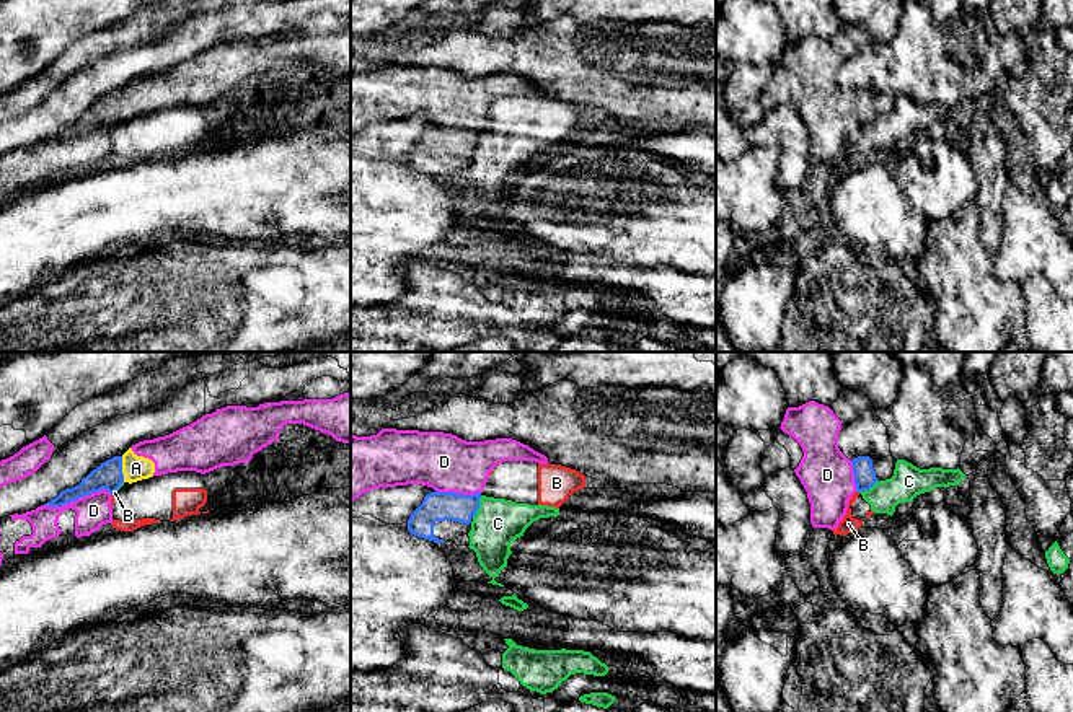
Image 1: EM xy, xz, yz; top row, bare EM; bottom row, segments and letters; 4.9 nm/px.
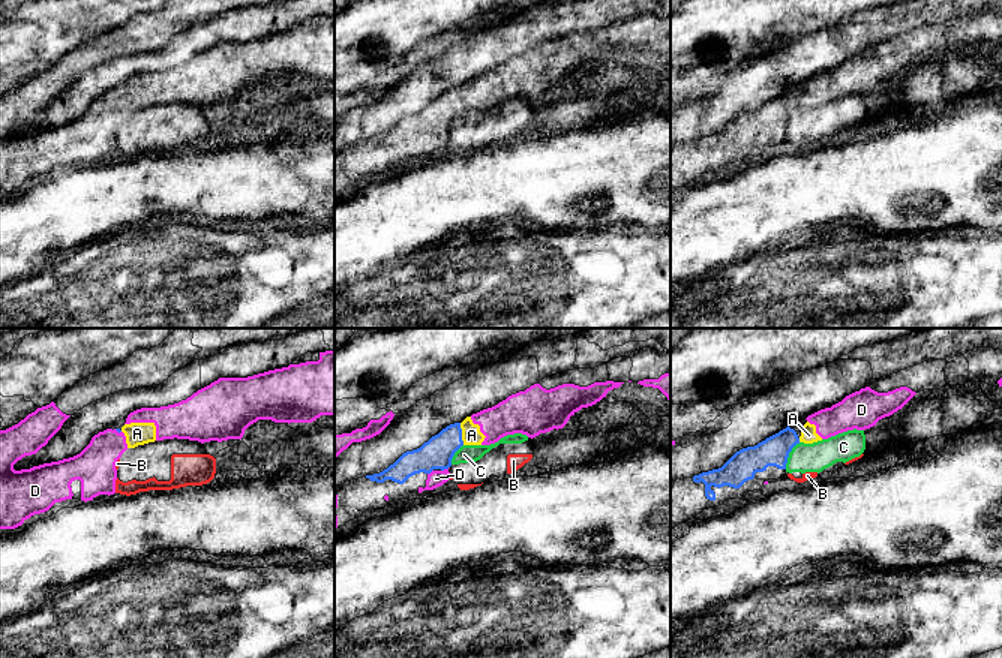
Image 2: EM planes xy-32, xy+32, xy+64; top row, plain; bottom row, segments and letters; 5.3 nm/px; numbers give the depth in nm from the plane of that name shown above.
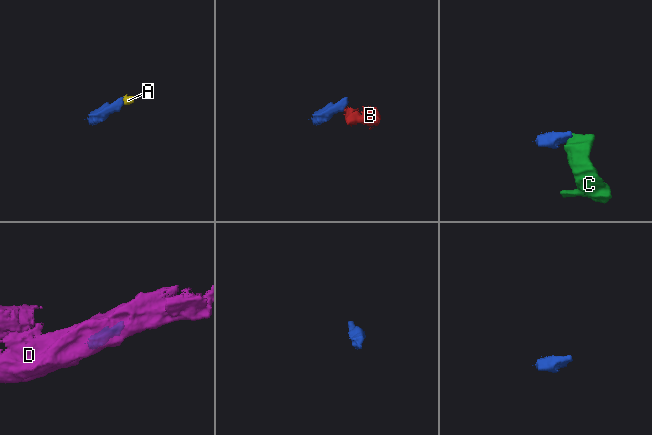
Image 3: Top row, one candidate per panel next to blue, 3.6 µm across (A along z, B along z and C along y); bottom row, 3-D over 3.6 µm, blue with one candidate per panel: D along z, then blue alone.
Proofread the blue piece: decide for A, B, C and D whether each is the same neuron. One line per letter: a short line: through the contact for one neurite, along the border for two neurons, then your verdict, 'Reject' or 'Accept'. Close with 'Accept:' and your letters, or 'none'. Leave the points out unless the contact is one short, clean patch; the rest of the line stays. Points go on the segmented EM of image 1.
A: Accept
B: Line: xy (114, 491), (111, 496). Reject
C: Line: xz (481, 496), (480, 507), (473, 517). Reject
D: Accept
Accept: A, D

